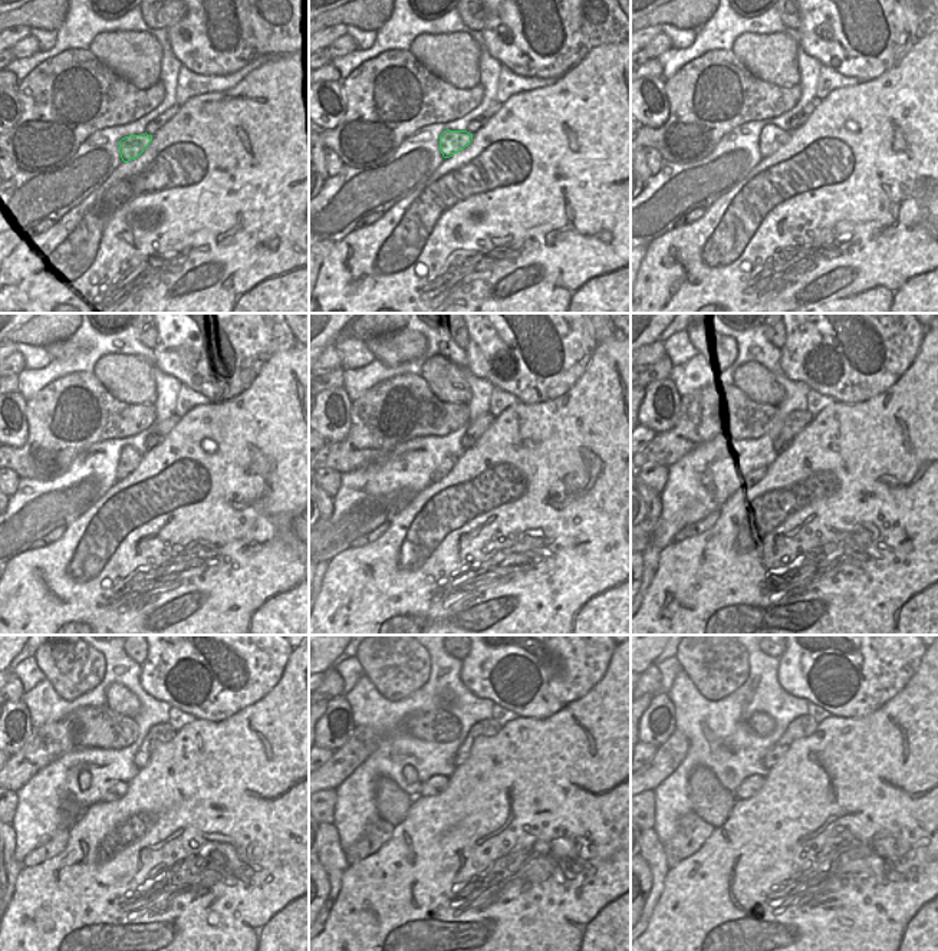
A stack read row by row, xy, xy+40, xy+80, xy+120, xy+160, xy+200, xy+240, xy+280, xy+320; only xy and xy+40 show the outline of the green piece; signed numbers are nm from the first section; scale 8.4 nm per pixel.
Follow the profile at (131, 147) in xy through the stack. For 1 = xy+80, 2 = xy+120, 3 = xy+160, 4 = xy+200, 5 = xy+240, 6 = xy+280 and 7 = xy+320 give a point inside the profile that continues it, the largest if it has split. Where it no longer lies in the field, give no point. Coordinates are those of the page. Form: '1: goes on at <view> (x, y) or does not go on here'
1: goes on at xy+80 (772, 138)
2: goes on at xy+120 (129, 458)
3: goes on at xy+160 (446, 466)
4: goes on at xy+200 (762, 469)
5: goes on at xy+240 (118, 790)
6: goes on at xy+280 (434, 786)
7: goes on at xy+320 (750, 786)

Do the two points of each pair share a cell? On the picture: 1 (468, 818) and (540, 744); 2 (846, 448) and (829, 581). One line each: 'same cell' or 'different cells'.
1: same cell
2: same cell

